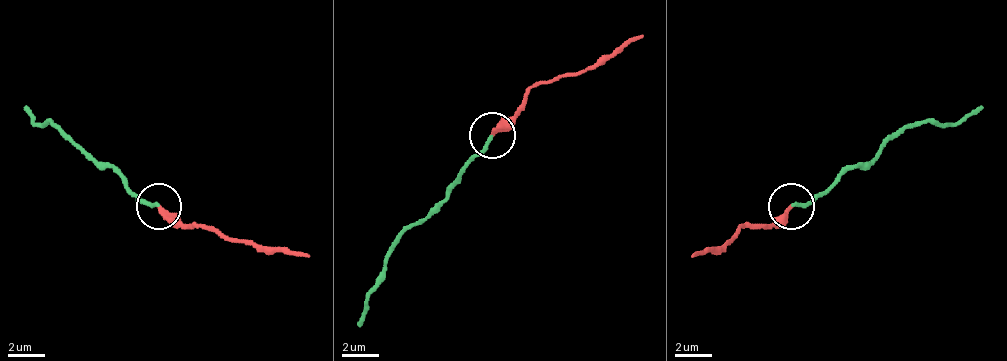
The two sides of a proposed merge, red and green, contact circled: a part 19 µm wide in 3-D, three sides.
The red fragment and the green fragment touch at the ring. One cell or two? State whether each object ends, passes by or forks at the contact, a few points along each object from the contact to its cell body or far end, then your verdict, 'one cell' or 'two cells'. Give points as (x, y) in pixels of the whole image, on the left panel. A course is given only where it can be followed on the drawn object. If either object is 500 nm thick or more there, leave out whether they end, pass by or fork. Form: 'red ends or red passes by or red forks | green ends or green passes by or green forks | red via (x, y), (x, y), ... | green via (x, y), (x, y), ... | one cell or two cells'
red ends | green ends | red via (157, 205), (180, 227), (199, 227), (308, 255) | green via (157, 205), (144, 205), (57, 127), (34, 122), (25, 104) | two cells

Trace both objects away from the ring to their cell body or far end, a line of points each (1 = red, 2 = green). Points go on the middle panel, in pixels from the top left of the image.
1: (491, 134), (532, 88), (596, 70), (642, 33)
2: (491, 134), (477, 157), (390, 253), (358, 326)

